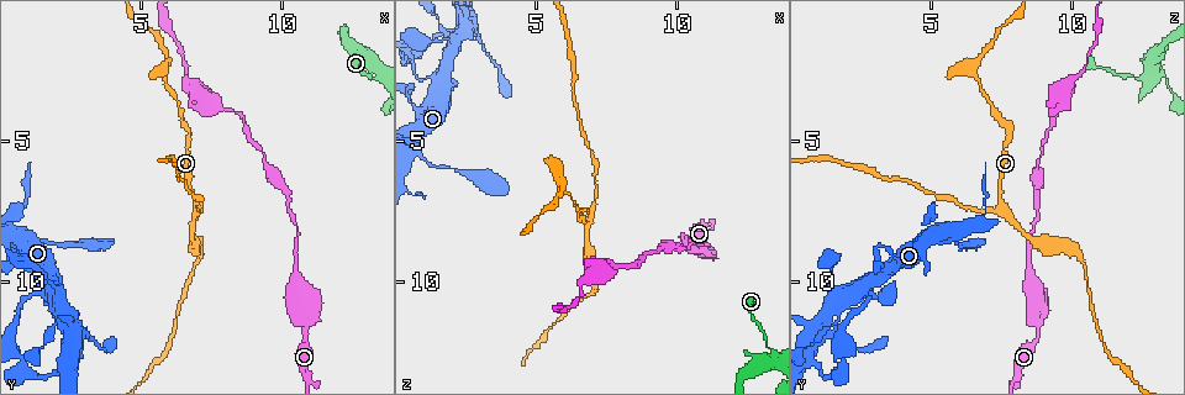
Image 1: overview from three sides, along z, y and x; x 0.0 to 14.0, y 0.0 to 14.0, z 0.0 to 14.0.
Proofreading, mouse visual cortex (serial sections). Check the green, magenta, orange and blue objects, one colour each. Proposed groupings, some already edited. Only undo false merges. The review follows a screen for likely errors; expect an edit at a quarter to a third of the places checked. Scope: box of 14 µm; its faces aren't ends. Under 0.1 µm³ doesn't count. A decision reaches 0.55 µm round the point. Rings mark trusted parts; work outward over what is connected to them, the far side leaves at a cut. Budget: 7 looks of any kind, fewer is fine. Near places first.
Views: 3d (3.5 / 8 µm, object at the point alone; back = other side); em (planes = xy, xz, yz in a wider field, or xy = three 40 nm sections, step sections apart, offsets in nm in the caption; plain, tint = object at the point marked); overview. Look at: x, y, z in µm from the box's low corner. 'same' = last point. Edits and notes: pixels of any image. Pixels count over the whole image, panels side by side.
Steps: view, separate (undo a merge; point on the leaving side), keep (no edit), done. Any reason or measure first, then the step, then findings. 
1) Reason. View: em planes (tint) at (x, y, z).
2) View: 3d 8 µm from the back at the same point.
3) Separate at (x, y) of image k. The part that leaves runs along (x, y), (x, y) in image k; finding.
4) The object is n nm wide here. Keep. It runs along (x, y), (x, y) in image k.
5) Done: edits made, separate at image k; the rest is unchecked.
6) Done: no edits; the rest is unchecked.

View: 3d 3.5 µm at (2.1, 10.6, 1.6).

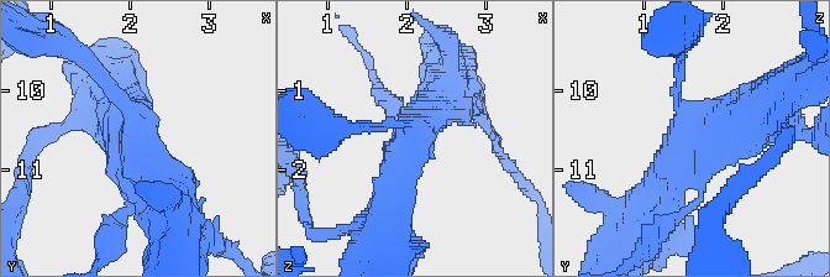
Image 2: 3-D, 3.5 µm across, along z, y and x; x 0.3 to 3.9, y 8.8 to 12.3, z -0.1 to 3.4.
4 arms meet here; the arms are 150, 150, 450, 500 nm wide; now the EM. View: em xy step 2 (tint) at (2.05, 10.50, 1.70).

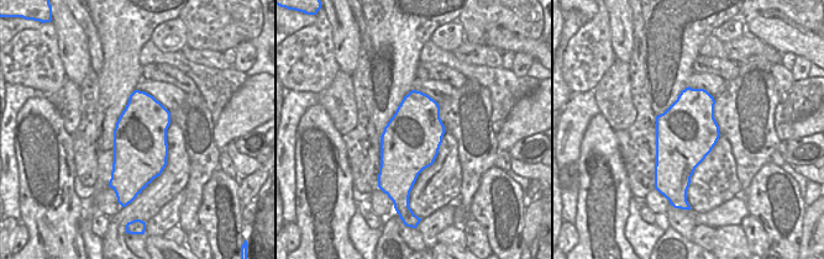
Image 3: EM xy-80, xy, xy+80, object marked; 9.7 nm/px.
The object is 550 nm wide here. Keep. It runs along (762, 103), (695, 132), (655, 198) in image 2; all the same cell.

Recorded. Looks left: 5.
Calibre changes. View: 3d 8 µm at (10.9, 11.2, 8.8).

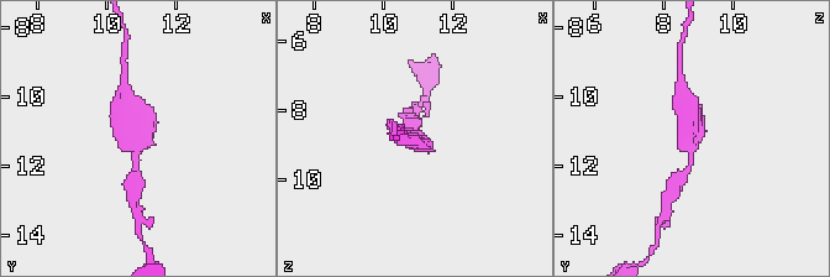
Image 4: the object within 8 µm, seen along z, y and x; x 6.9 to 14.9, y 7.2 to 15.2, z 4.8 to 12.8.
Shape alone is not enough. View: em xy step 2 (tint) at (10.9, 11.3, 8.8).

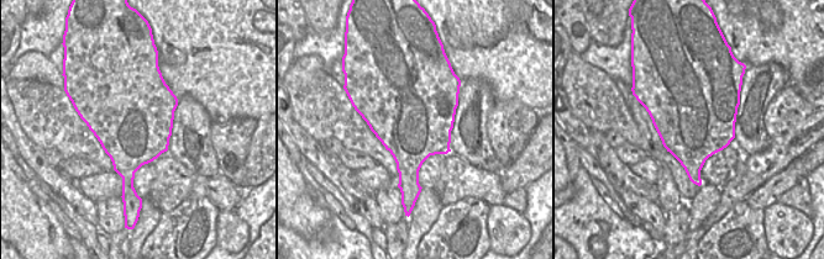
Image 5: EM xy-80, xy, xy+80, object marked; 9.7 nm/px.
Keep. It runs along (135, 177), (137, 131), (124, 110) in image 4; one cell here.

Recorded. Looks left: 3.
Arms part here. View: 3d 8 µm at (6.9, 7.3, 7.5).

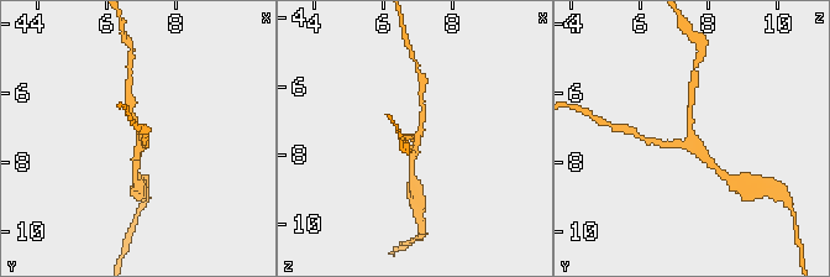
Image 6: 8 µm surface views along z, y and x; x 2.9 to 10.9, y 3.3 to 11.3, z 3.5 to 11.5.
3 arms meet here; the arms are 150, 200, 200 nm wide; need the tissue. View: em xy step 3 (tint) at (6.9, 7.2, 7.6).

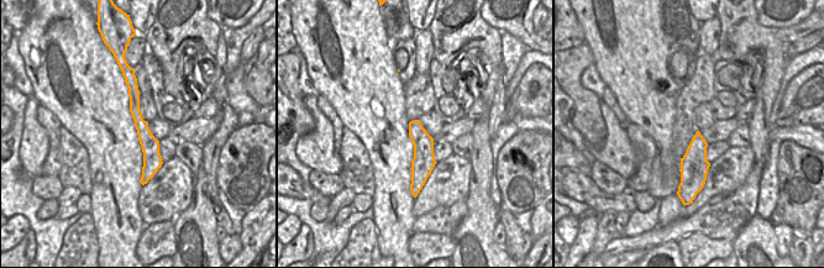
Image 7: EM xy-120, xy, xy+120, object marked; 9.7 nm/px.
Keep. It runs along (691, 102), (689, 132), (713, 166) in image 6; all the same cell.

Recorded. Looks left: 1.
Done: no edits; the rest is unchecked.

